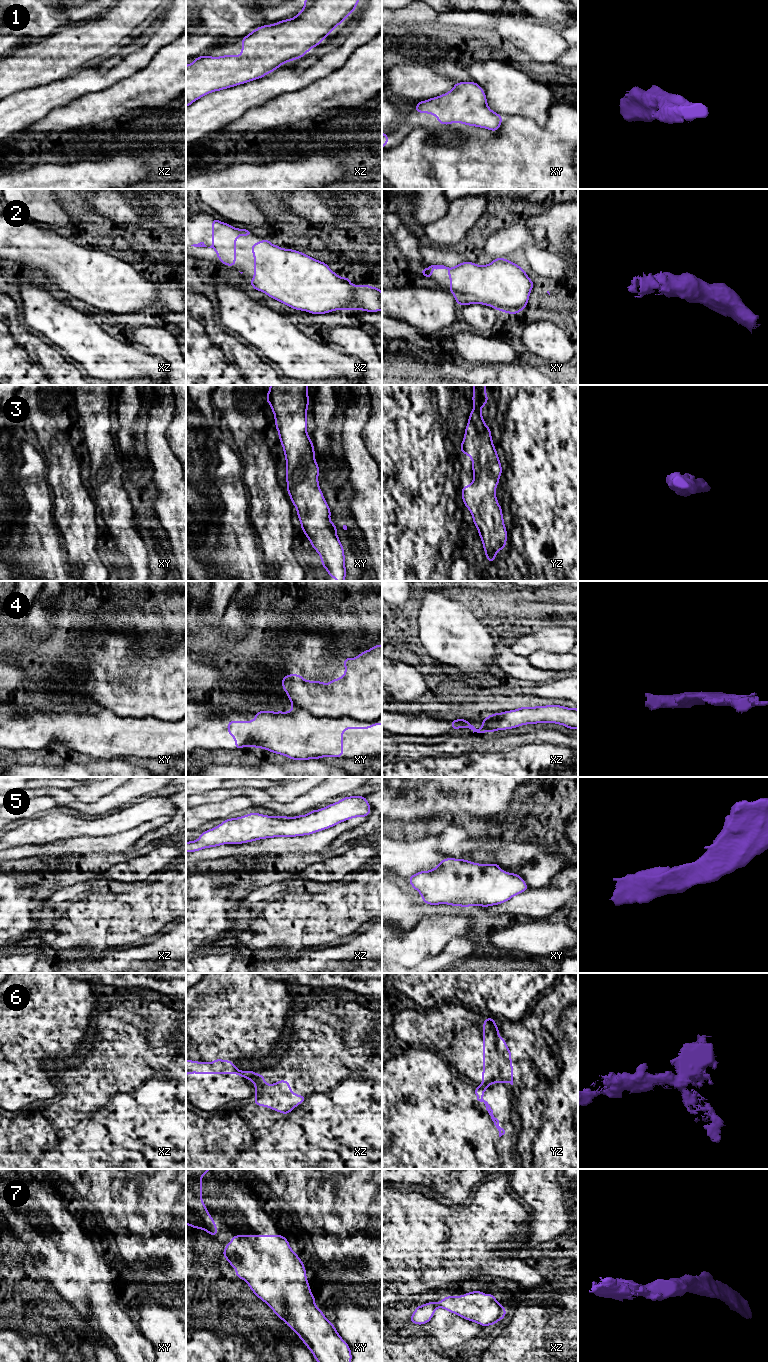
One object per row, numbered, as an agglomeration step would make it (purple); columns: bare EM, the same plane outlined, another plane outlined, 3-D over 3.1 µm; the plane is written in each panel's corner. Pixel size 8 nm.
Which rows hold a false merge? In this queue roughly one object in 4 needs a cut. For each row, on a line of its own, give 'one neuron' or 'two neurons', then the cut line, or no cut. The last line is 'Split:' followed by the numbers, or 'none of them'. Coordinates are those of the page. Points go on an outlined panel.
1: one neuron | no cut
2: one neuron | no cut
3: one neuron | no cut
4: two neurons | xy (292, 708), (367, 721), (381, 717)
5: one neuron | no cut
6: two neurons | xz (251, 1071), (247, 1074), (247, 1078)
7: one neuron | no cut
Split: 4, 6

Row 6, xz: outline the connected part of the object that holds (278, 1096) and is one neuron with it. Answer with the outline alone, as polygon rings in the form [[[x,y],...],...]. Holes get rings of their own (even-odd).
[[[251,1072],[247,1077],[255,1084],[256,1098],[253,1103],[257,1106],[264,1106],[287,1115],[307,1099],[307,1096],[293,1094],[287,1080],[279,1080],[268,1085],[262,1074]]]

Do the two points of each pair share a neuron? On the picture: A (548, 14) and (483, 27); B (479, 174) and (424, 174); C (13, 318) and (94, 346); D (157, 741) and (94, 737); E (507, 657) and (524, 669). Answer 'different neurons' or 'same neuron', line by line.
A: different neurons
B: same neuron
C: different neurons
D: same neuron
E: same neuron

